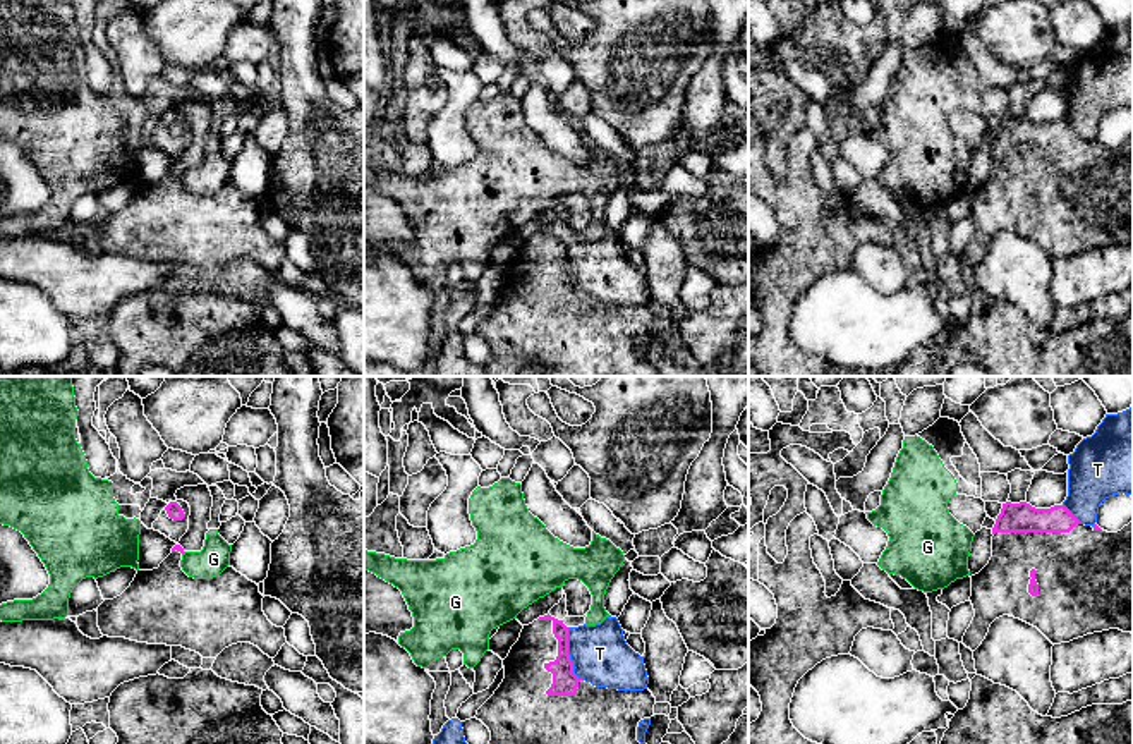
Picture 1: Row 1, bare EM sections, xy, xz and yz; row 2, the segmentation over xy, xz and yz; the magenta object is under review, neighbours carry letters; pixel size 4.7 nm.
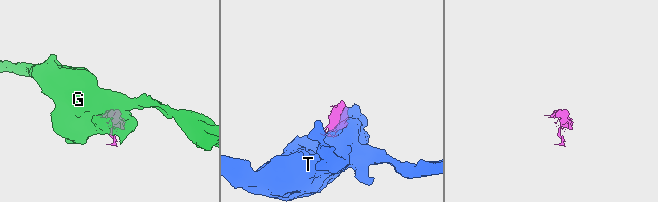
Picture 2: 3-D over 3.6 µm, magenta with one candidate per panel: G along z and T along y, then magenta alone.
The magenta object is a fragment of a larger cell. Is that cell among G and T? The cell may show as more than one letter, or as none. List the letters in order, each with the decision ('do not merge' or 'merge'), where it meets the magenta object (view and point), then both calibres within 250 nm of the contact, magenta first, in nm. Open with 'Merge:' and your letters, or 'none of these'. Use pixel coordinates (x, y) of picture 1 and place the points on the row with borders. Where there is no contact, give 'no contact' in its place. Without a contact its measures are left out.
Merge: none of these
G: do not merge; no contact
T: do not merge; contact xz (569, 655); calibres 120 and 280 nm

